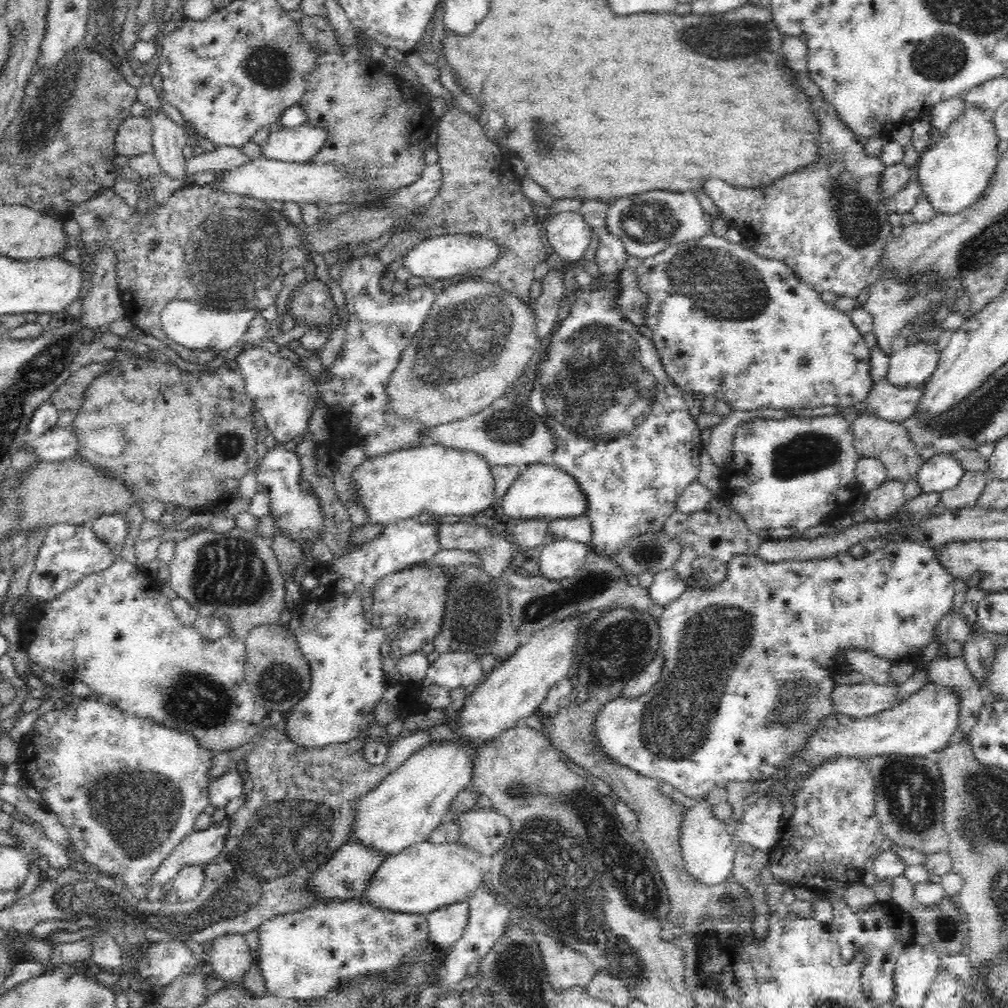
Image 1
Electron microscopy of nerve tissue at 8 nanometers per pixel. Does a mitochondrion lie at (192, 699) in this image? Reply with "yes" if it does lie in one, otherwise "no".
yes

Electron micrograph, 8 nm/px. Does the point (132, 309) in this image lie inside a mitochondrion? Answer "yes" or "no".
no

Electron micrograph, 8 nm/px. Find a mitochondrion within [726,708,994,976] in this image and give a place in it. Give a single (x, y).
(911, 792)

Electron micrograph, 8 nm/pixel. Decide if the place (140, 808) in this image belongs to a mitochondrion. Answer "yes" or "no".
yes

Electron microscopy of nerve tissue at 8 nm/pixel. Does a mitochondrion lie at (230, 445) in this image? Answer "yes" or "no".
yes

